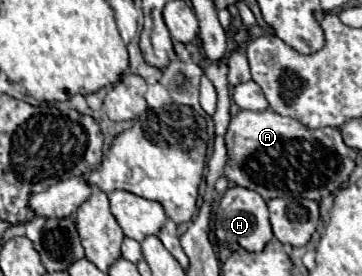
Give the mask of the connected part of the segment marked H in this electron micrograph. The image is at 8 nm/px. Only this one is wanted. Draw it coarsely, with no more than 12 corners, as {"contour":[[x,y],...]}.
{"contour":[[227,189],[215,233],[253,253],[273,239],[263,197]]}

